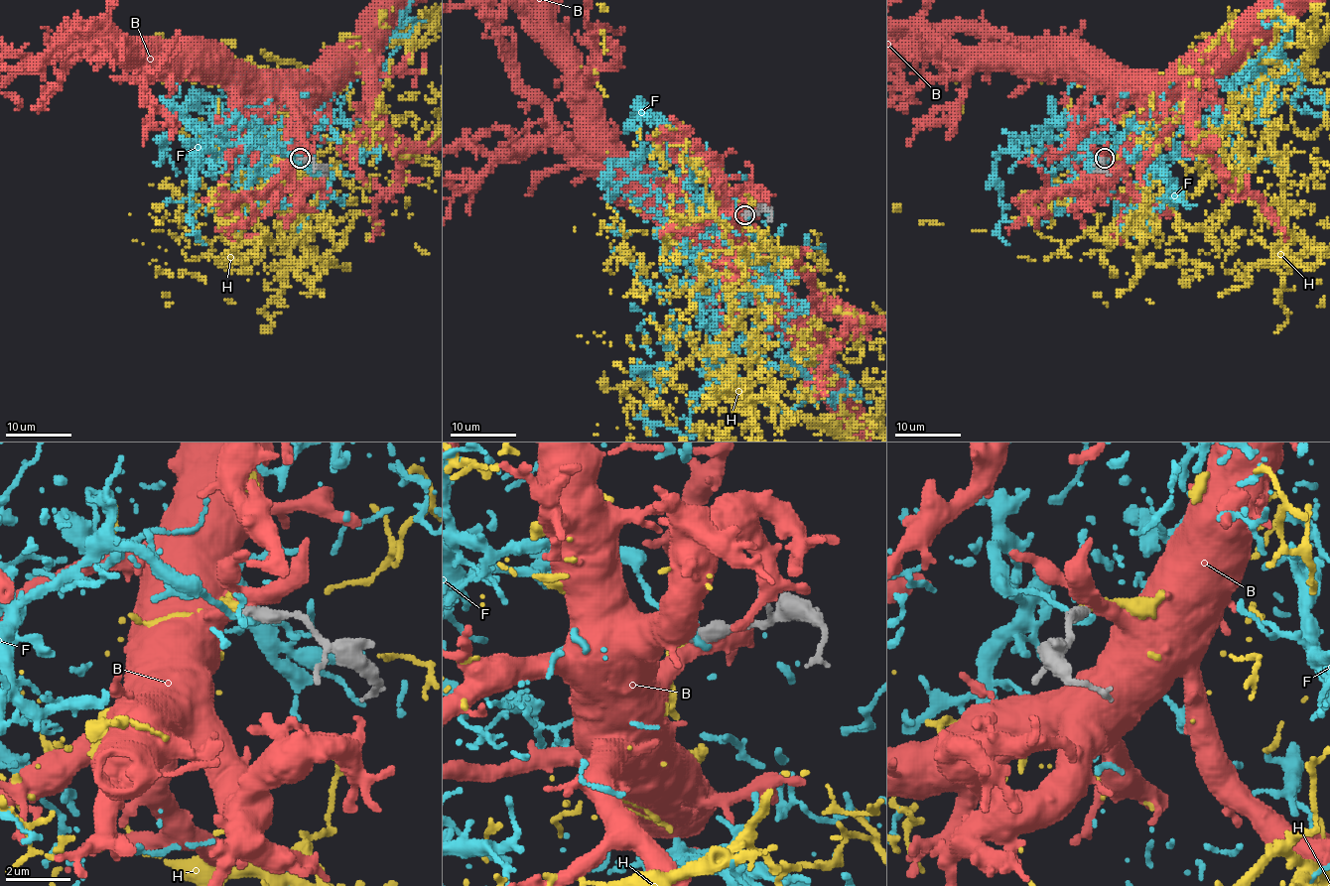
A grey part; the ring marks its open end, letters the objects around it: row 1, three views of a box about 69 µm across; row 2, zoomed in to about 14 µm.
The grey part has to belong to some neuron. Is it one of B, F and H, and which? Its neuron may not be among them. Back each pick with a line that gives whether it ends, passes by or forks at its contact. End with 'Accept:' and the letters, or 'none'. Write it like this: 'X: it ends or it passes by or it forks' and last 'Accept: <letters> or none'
H: it ends
Accept: H

